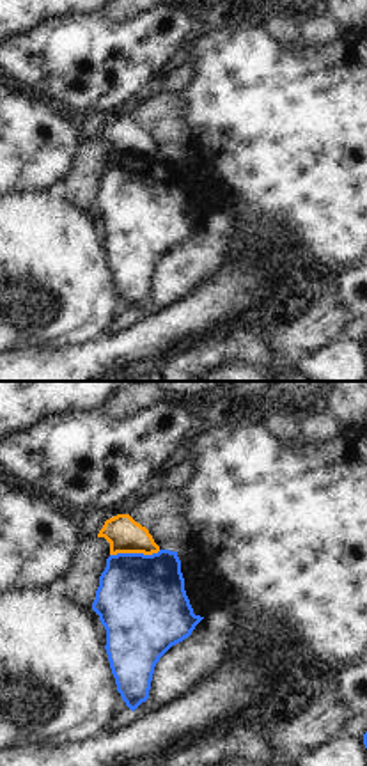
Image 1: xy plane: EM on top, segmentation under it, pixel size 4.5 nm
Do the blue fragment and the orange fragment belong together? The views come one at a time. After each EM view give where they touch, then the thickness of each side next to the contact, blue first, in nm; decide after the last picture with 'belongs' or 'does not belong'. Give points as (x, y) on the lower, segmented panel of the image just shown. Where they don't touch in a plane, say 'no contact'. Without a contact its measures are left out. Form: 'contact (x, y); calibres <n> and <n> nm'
contact (135, 554); calibres 400 and 160 nm

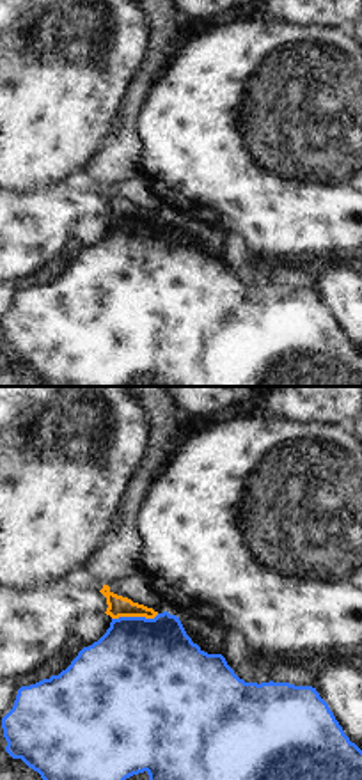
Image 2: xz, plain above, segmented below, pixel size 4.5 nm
contact (135, 617); calibres 480 and 100 nm

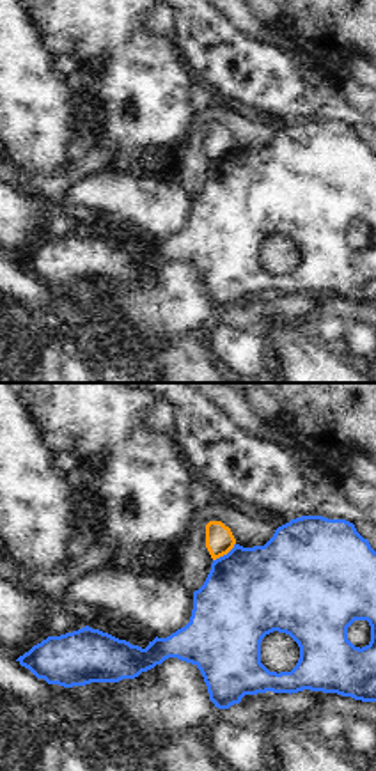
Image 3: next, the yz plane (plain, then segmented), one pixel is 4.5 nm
contact (224, 555); calibres 400 and 130 nm

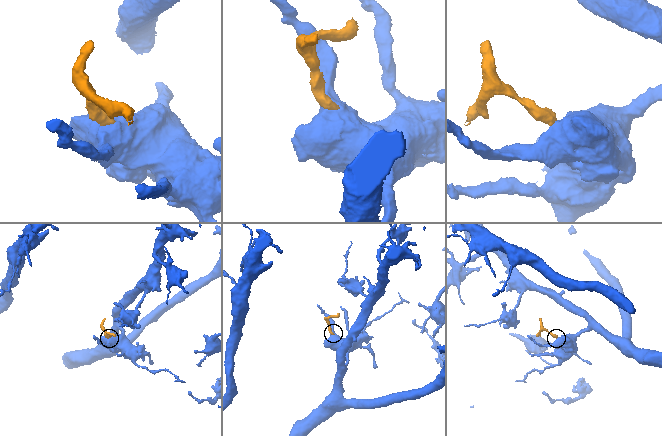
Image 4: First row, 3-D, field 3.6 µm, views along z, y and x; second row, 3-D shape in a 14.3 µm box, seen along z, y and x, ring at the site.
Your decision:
does not belong

